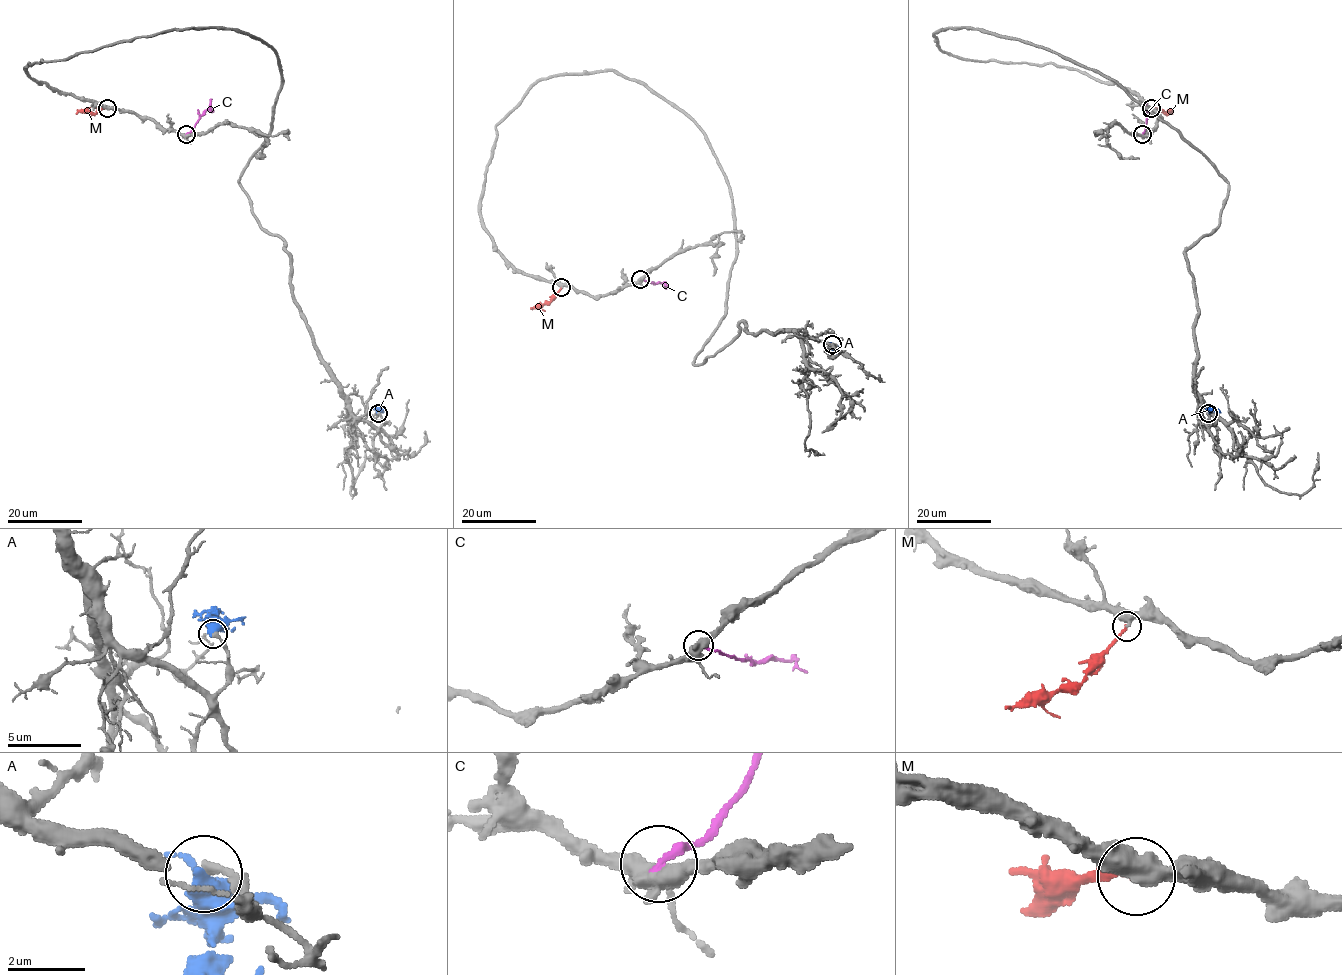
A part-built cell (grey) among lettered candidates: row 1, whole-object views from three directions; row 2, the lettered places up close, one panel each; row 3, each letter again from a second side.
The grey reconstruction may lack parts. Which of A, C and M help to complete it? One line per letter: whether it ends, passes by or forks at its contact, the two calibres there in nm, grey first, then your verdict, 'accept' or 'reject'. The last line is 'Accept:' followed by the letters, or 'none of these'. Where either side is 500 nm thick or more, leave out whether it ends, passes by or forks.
A: it passes by | 240/380 nm | reject
C: it ends | 460/240 nm | reject
M: it ends | 360/200 nm | accept
Accept: M

